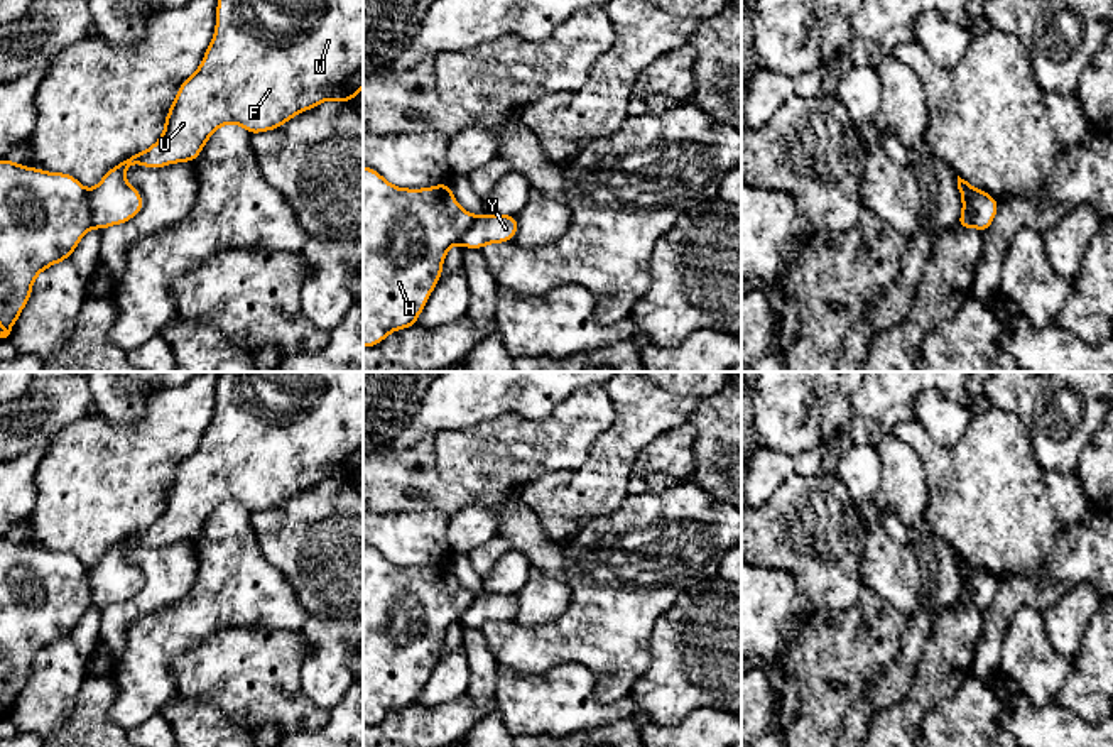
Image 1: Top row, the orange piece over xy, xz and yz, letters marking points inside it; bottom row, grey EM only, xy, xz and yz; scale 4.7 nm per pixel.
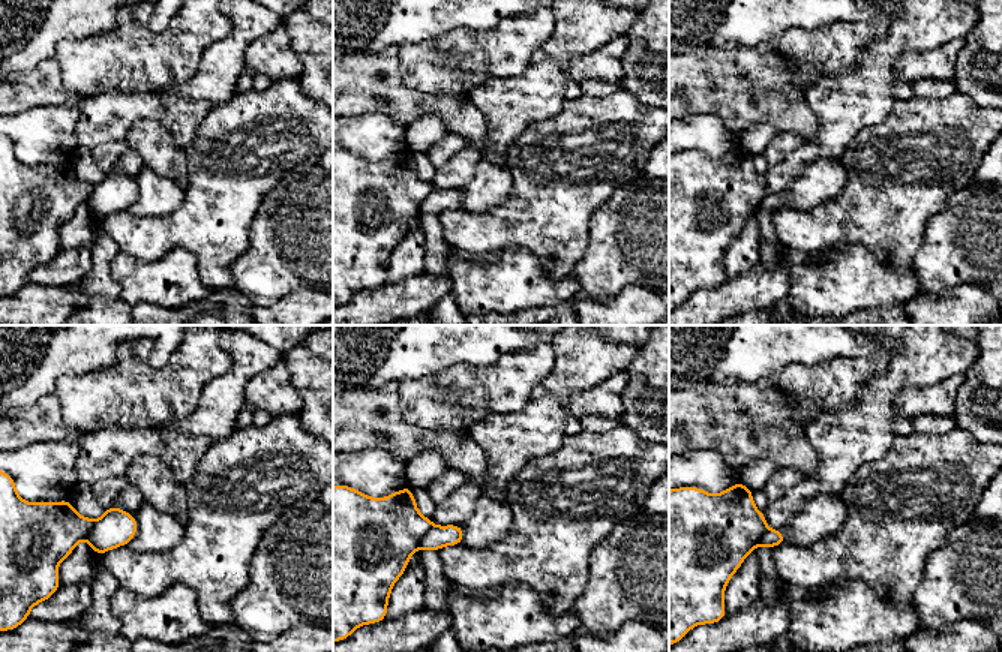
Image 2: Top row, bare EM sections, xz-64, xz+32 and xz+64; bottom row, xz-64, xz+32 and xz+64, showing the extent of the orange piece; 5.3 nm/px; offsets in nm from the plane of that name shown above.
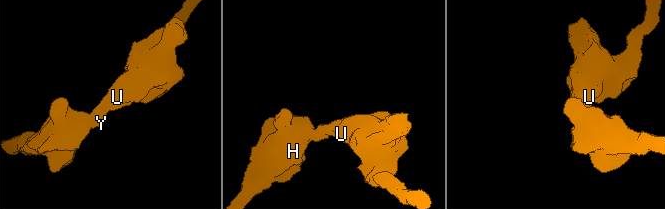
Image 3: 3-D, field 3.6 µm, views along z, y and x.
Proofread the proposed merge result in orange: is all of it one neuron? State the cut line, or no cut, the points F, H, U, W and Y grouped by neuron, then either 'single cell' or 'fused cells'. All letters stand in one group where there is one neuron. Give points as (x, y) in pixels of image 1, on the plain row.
xy (88, 570), (92, 605) | F U W Y / H | fused cells

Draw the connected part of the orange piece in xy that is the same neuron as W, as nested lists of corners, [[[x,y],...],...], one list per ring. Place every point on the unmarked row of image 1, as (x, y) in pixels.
[[[220,372],[213,417],[199,446],[177,466],[160,517],[127,534],[90,570],[91,607],[127,602],[144,586],[140,570],[125,558],[132,543],[194,541],[221,504],[236,502],[250,514],[275,509],[323,480],[353,482],[361,466],[363,372]]]

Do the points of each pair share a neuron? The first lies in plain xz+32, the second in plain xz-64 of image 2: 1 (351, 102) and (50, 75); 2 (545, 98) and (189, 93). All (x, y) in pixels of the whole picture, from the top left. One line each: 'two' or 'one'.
1: one
2: one

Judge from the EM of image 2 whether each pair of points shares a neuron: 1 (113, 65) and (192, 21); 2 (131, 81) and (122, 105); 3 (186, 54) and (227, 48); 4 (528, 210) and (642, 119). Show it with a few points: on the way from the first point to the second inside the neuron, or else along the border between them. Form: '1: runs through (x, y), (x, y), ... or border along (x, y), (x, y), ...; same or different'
1: runs through (134, 60), (158, 60), (176, 42); same
2: border along (158, 90), (108, 92), (92, 96); different
3: border along (231, 29), (204, 53), (198, 71), (185, 81); different
4: runs through (557, 183), (596, 144), (605, 143), (614, 135); same

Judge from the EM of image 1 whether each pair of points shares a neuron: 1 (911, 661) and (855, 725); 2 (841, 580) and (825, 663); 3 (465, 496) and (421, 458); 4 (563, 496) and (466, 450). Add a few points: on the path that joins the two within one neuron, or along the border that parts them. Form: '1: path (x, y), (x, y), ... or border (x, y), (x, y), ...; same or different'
1: path (899, 676), (865, 710); same
2: border (863, 585), (845, 609), (821, 609), (806, 616); different
3: path (451, 496), (426, 472); same
4: border (571, 470), (549, 470), (517, 492); different

